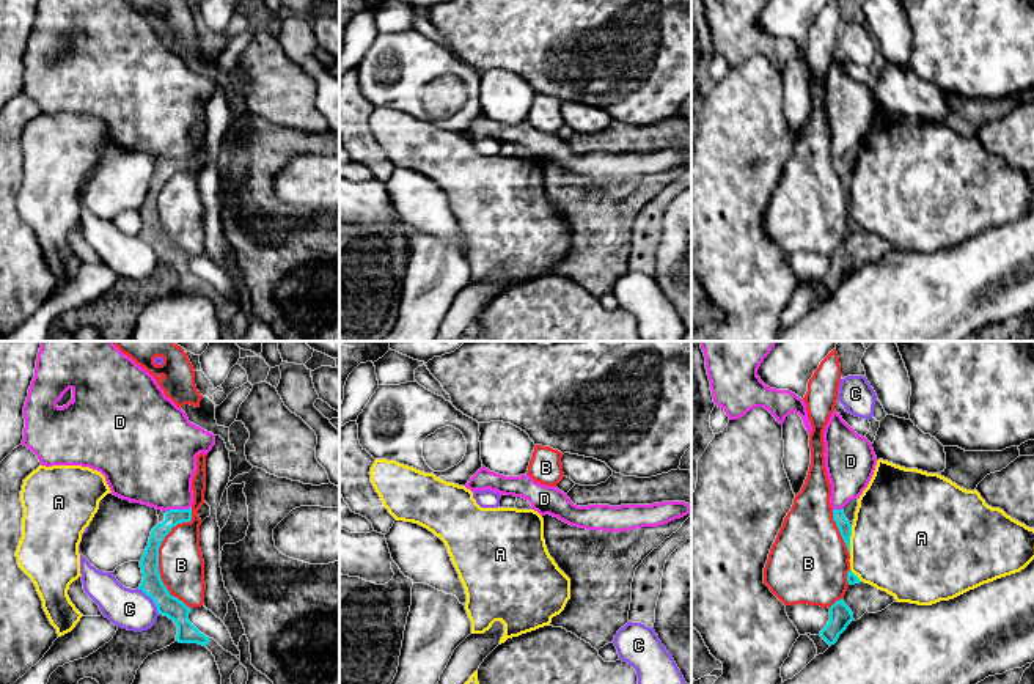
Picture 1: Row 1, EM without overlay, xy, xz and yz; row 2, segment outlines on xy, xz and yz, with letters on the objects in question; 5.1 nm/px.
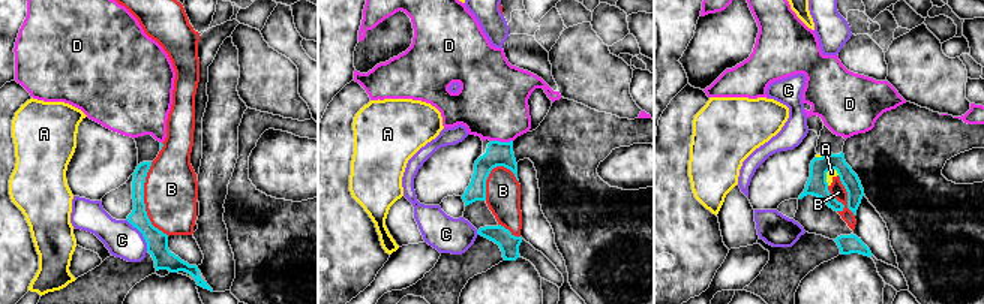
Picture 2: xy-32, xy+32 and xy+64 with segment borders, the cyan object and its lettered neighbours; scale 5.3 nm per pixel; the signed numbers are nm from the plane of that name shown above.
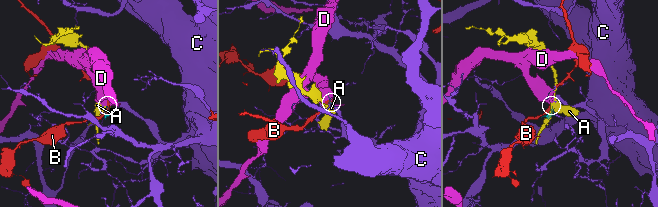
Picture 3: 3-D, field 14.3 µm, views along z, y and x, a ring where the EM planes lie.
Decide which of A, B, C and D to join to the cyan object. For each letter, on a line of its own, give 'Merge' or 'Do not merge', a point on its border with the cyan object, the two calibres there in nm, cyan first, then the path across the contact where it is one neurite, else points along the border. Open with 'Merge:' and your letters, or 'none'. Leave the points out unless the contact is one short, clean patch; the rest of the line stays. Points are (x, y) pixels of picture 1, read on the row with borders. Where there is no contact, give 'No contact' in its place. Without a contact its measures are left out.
Merge: D
A: Do not merge. Touches cyan at yz (849, 540). Thickness 70 nm (cyan) against 480 nm. Boundary: yz (852, 525), (849, 552)
B: Do not merge. Touches cyan at xy (157, 557). Thickness 110 nm (cyan) against 240 nm
C: Do not merge. Touches cyan at xy (151, 598). Thickness 110 nm (cyan) against 200 nm. Boundary: xy (137, 588), (151, 599), (159, 612)
D: Merge. Touches cyan at xy (178, 510). Thickness 80 nm (cyan) against 400 nm. Path across: xy (172, 516), (178, 510), (176, 497), (154, 467)

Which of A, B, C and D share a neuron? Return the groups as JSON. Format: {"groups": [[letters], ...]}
{"groups": [["A"], ["B"], ["C"], ["D"]]}

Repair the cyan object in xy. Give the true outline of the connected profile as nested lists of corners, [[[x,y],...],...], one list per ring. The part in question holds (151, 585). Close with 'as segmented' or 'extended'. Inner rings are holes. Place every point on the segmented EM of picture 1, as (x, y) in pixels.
[[[41,341],[35,377],[24,406],[24,418],[22,445],[38,456],[41,465],[90,467],[105,476],[113,495],[165,513],[165,520],[152,528],[140,560],[143,580],[138,590],[152,599],[160,615],[176,623],[176,642],[206,646],[209,637],[189,621],[192,609],[171,596],[160,579],[159,547],[173,527],[192,520],[192,480],[196,472],[196,456],[212,450],[215,436],[190,423],[185,412],[165,396],[154,376],[123,354],[112,341]]]; extended

